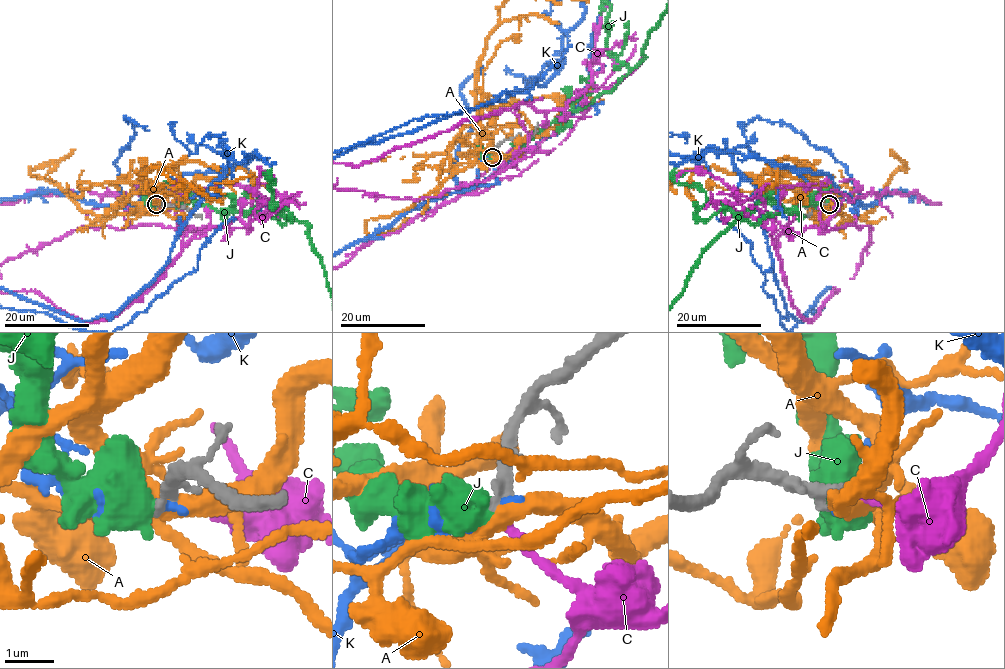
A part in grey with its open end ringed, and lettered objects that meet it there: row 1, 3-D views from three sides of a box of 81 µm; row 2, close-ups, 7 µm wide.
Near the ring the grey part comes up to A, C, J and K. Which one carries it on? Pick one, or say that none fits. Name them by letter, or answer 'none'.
none

